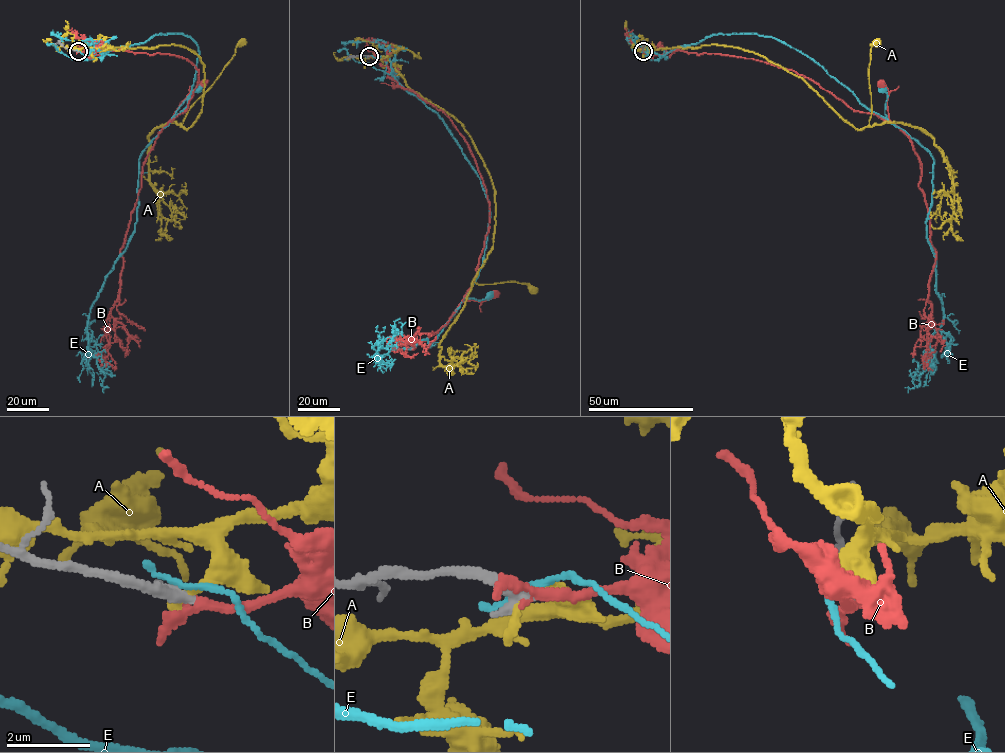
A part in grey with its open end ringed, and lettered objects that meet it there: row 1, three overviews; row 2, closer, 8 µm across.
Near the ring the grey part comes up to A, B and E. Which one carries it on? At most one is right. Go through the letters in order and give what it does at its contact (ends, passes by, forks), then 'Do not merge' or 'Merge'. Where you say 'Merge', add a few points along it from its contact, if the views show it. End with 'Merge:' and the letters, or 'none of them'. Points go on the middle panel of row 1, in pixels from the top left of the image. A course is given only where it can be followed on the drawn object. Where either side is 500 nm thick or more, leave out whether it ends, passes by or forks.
A: It passes by. Do not merge
B: It passes by. Merge. Its course: (368, 57), (384, 59), (391, 77), (441, 110), (466, 143), (489, 216), (475, 277), (461, 302), (494, 294)
E: It ends there. Do not merge
Merge: B

